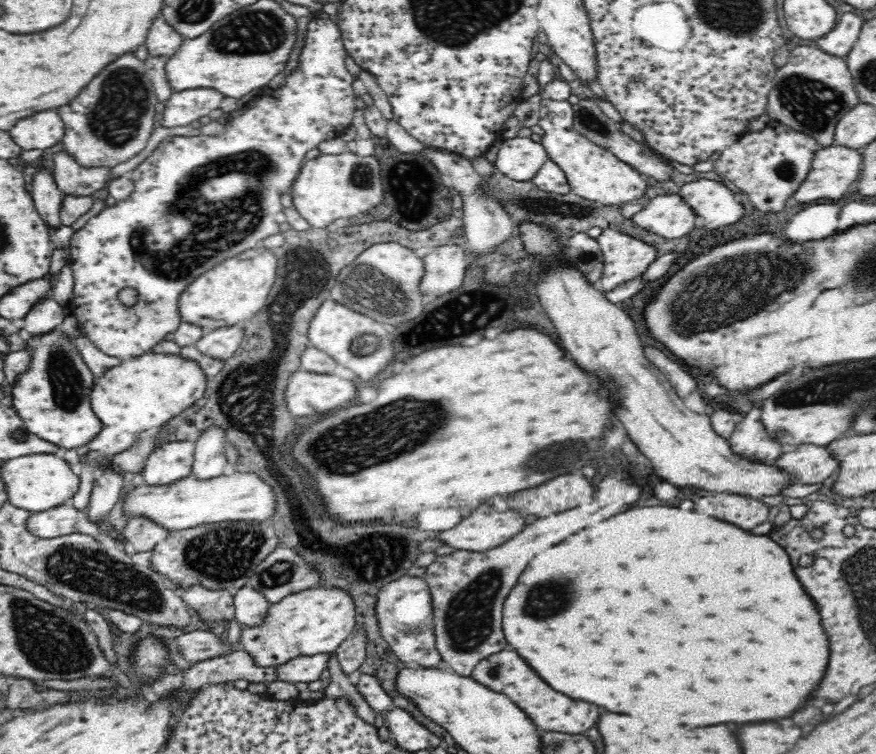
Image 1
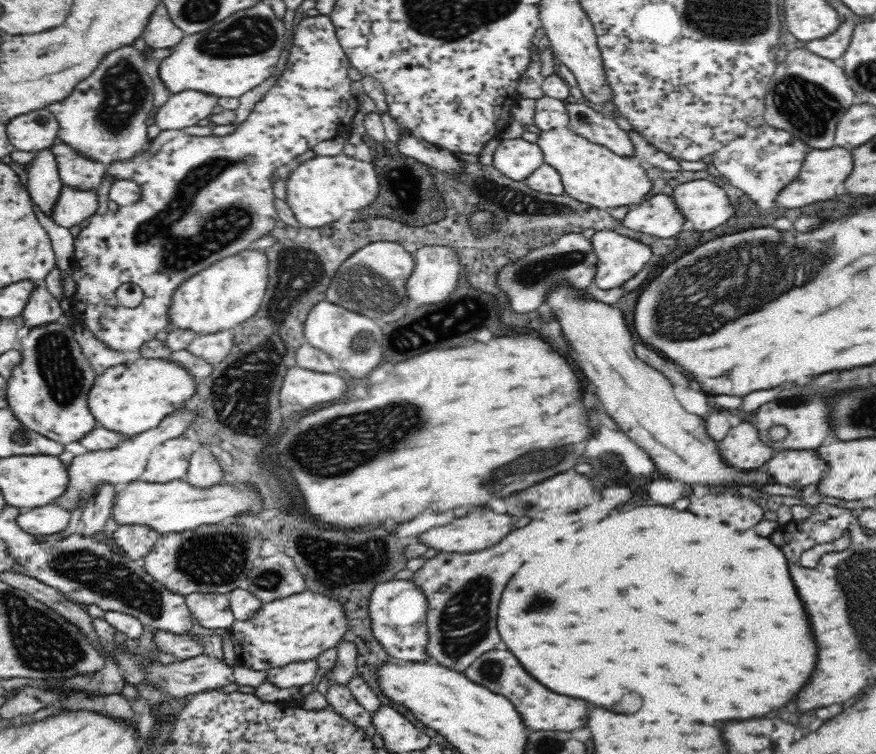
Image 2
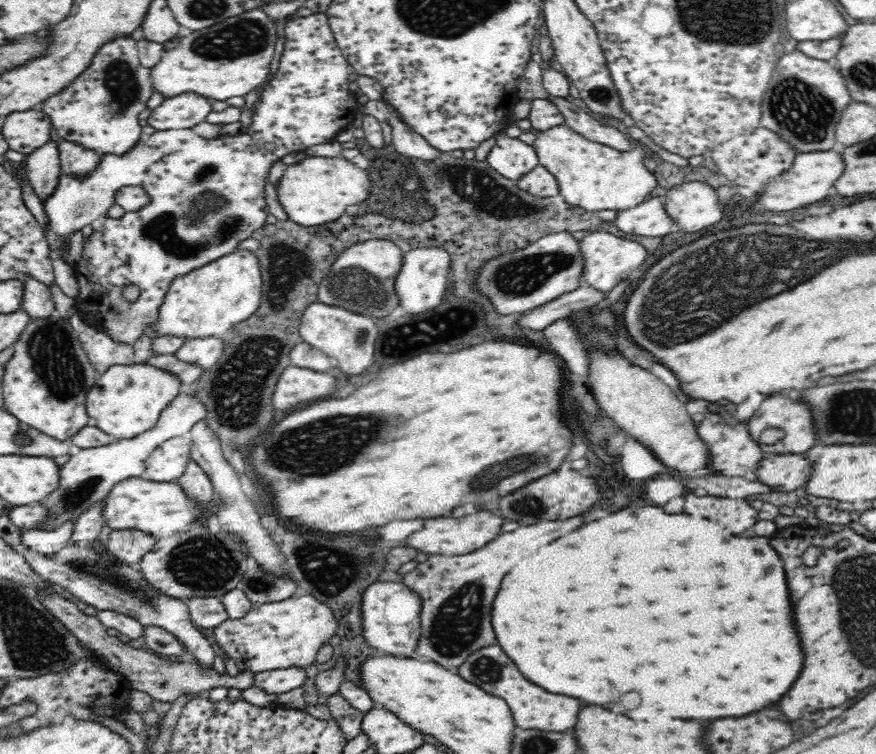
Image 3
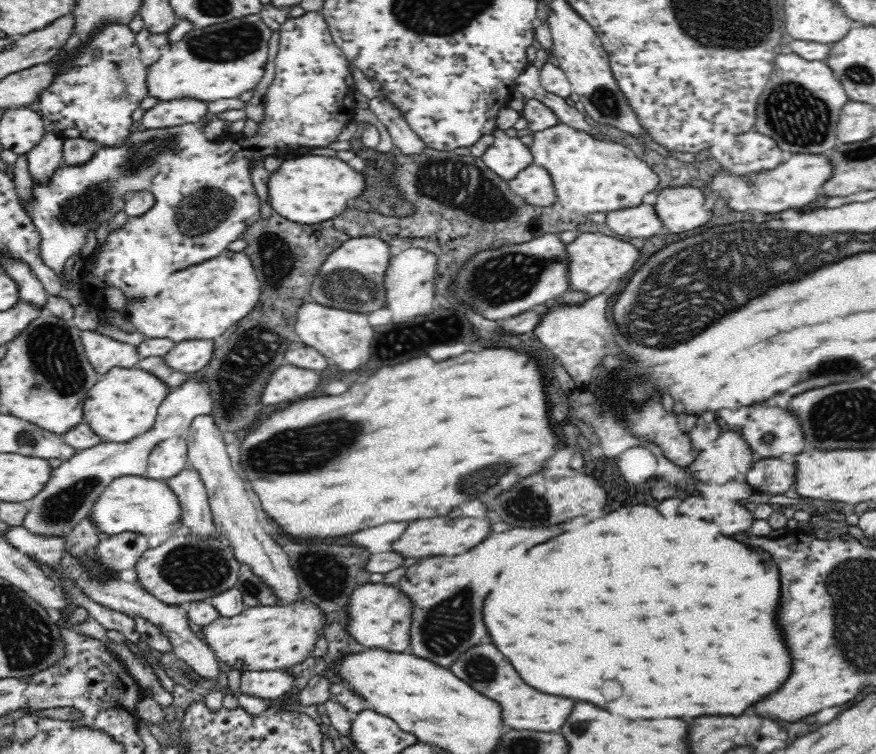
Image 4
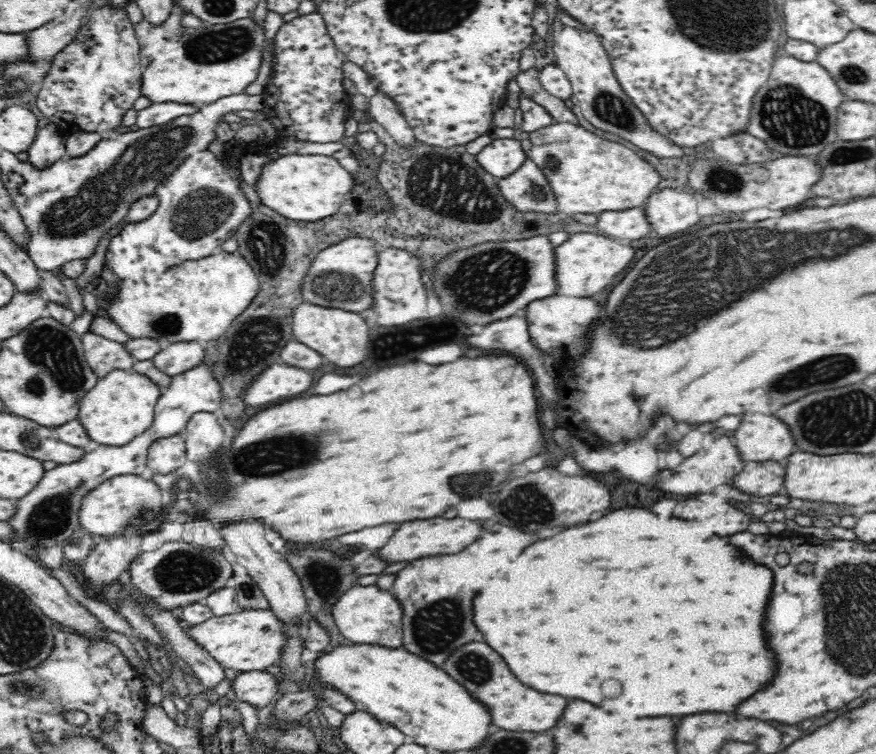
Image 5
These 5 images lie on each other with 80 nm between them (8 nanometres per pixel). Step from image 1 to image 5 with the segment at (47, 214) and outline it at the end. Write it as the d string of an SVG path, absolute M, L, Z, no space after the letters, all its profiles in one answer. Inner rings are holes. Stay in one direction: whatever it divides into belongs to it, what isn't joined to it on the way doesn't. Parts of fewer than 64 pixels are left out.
M49 123L38 128L36 138L27 150L28 159L40 170L48 168L56 160L67 156L65 140L66 130L62 126Z

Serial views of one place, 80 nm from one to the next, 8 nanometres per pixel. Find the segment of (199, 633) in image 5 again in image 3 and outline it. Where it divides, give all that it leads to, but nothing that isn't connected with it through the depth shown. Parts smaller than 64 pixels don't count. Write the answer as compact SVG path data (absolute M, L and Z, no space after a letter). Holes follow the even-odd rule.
M312 595L300 596L300 598L287 598L280 602L269 602L262 605L254 605L240 618L224 620L222 624L206 631L207 636L213 634L217 646L226 658L234 660L239 672L260 672L278 670L288 667L302 667L314 662L316 654L322 644L328 643L330 636L336 635L338 623L332 613L332 609L318 601Z

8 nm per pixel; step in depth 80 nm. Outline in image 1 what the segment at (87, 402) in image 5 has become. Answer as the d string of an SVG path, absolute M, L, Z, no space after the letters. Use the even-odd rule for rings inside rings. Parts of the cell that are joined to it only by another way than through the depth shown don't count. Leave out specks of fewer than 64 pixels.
M146 352L133 357L132 360L123 360L122 364L108 368L102 376L95 379L89 397L94 414L102 421L104 427L117 427L136 434L166 425L166 422L187 410L198 398L202 398L204 390L206 390L206 375L202 373L196 361L184 359L180 355Z

